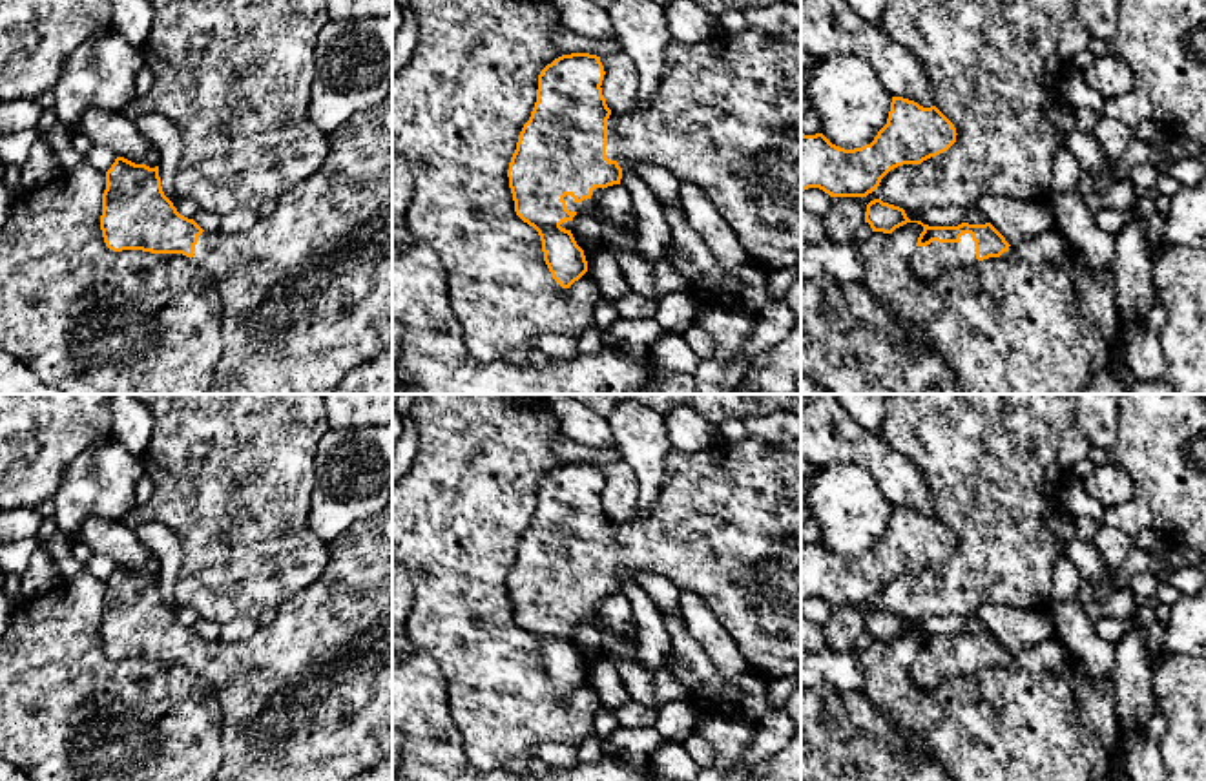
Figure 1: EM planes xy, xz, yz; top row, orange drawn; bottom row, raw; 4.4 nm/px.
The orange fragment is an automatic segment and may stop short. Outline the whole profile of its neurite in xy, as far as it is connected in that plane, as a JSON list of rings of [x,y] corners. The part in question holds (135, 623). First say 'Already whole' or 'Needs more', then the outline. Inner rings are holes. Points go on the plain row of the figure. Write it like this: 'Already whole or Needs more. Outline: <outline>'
Needs more. Outline: [[[392,495],[383,511],[372,518],[352,524],[328,544],[328,562],[319,578],[301,593],[277,608],[276,619],[243,642],[204,640],[193,628],[177,620],[164,604],[159,575],[135,573],[117,566],[106,580],[102,602],[100,639],[104,651],[113,661],[142,659],[151,662],[182,662],[203,675],[215,690],[223,713],[223,761],[215,781],[350,781],[352,777],[378,766],[392,754]]]

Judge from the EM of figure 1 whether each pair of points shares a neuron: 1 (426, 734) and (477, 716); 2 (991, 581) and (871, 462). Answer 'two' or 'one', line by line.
1: two
2: two

